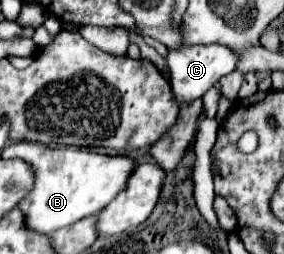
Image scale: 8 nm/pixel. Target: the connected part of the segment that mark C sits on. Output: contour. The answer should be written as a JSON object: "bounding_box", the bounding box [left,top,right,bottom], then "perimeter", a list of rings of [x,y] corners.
{"bounding_box":[165,45,237,105],"perimeter":[[[211,45],[211,47],[189,47],[185,51],[169,51],[165,61],[171,69],[171,89],[177,93],[185,91],[185,97],[173,97],[173,101],[177,105],[189,105],[195,99],[203,97],[205,91],[209,91],[221,77],[225,77],[235,69],[237,55],[233,55],[229,47]]]}

